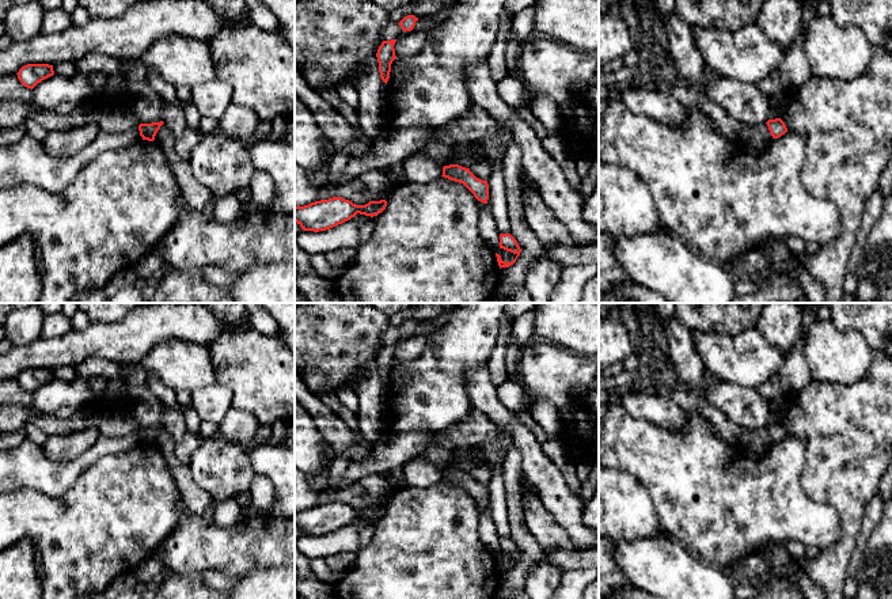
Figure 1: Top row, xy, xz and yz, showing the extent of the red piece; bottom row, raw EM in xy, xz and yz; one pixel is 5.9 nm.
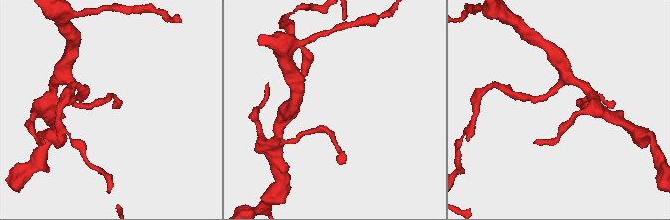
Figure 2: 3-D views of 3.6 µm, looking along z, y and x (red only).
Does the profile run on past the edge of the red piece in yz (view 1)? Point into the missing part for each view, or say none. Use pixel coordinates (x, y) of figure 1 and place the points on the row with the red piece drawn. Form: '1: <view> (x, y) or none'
1: none

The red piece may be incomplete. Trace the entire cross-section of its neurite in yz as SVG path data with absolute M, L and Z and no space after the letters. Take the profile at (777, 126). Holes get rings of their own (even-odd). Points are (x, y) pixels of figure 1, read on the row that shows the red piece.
M781 118L768 120L766 124L768 126L773 139L778 139L787 132L787 128Z

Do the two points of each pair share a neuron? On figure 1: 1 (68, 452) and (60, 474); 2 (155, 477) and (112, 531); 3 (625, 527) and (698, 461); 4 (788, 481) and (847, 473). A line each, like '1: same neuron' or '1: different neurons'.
1: different neurons
2: same neuron
3: different neurons
4: different neurons

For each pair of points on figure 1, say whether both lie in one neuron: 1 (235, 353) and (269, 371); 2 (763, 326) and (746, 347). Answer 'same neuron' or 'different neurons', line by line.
1: same neuron
2: different neurons

